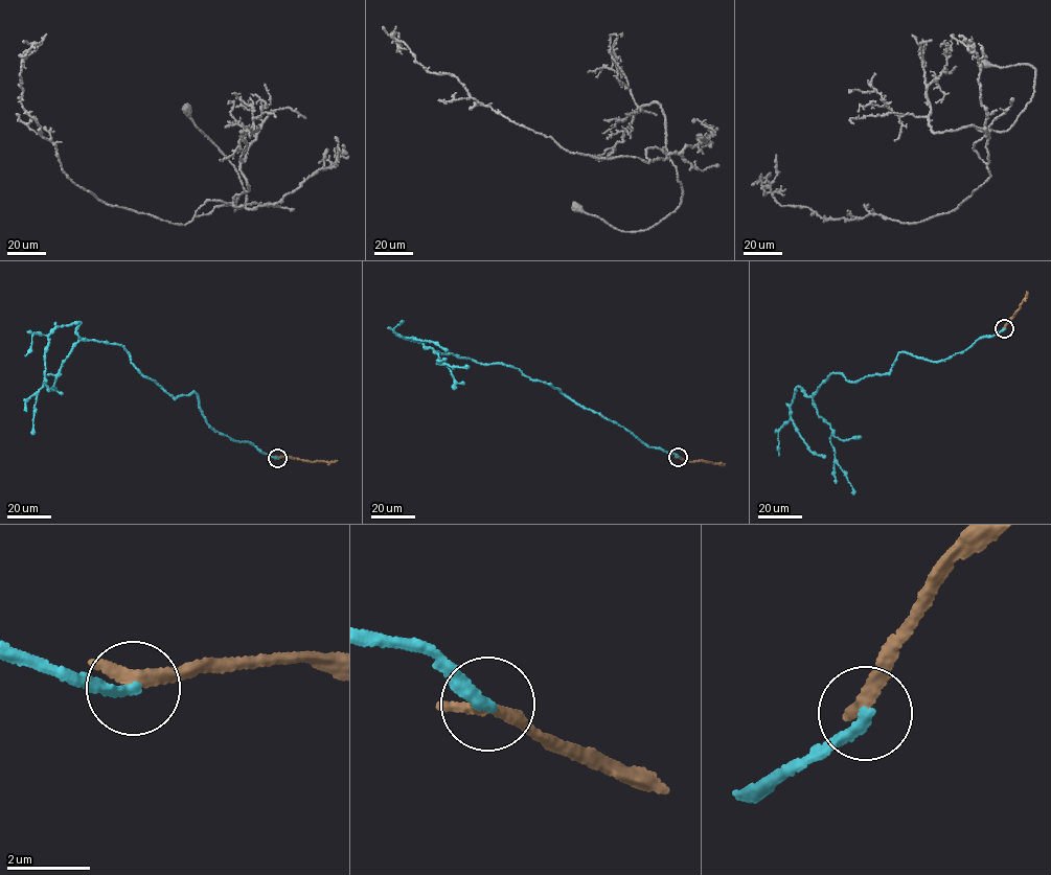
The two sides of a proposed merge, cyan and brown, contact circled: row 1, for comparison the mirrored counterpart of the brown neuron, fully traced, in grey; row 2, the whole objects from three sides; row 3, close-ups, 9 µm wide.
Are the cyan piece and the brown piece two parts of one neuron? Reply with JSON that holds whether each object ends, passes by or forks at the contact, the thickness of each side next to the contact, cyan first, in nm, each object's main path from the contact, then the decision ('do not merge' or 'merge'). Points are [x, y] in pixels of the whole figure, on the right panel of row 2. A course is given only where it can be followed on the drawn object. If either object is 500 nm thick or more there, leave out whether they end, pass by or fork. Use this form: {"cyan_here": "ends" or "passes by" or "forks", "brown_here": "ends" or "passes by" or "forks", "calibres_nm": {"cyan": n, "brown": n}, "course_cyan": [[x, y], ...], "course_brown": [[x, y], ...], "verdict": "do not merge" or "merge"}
{"cyan_here": "ends", "brown_here": "ends", "calibres_nm": {"cyan": 280, "brown": 360}, "course_cyan": [[1005, 328], [944, 361], [898, 352], [887, 373], [831, 372], [812, 396], [796, 387], [791, 418], [825, 456]], "course_brown": [[1005, 328], [1020, 308], [1027, 291]], "verdict": "do not merge"}

